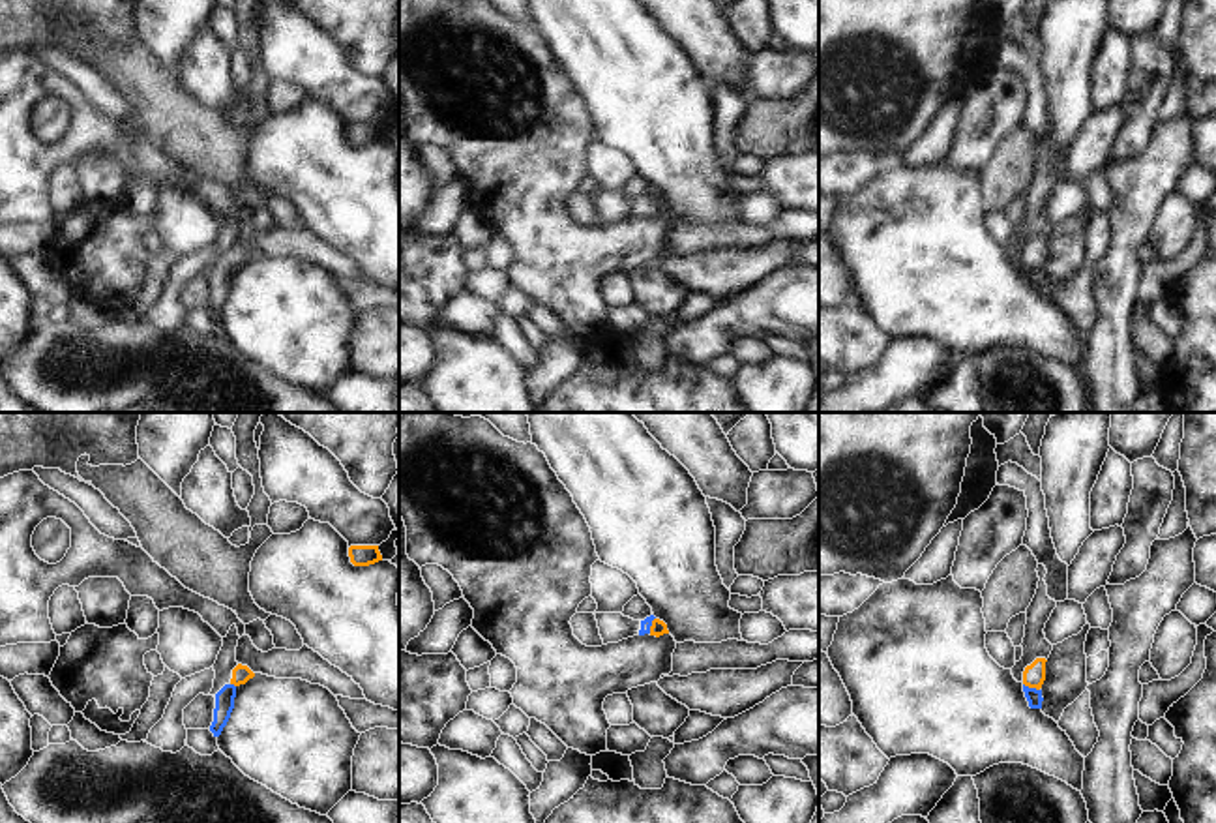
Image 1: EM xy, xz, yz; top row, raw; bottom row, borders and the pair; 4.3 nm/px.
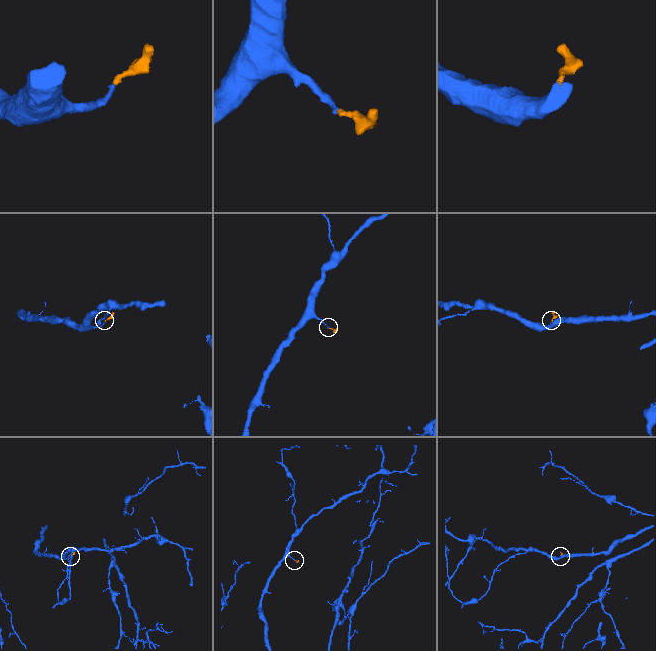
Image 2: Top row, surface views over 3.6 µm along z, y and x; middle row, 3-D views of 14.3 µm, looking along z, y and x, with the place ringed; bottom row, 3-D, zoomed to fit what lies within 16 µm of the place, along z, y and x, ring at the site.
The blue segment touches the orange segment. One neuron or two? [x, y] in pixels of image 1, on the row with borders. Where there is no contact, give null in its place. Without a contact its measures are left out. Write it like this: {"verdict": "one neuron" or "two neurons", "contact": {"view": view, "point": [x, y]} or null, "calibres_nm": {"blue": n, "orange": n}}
{"verdict": "one neuron", "contact": {"view": "yz", "point": [1031, 688]}, "calibres_nm": {"blue": 70, "orange": 90}}

